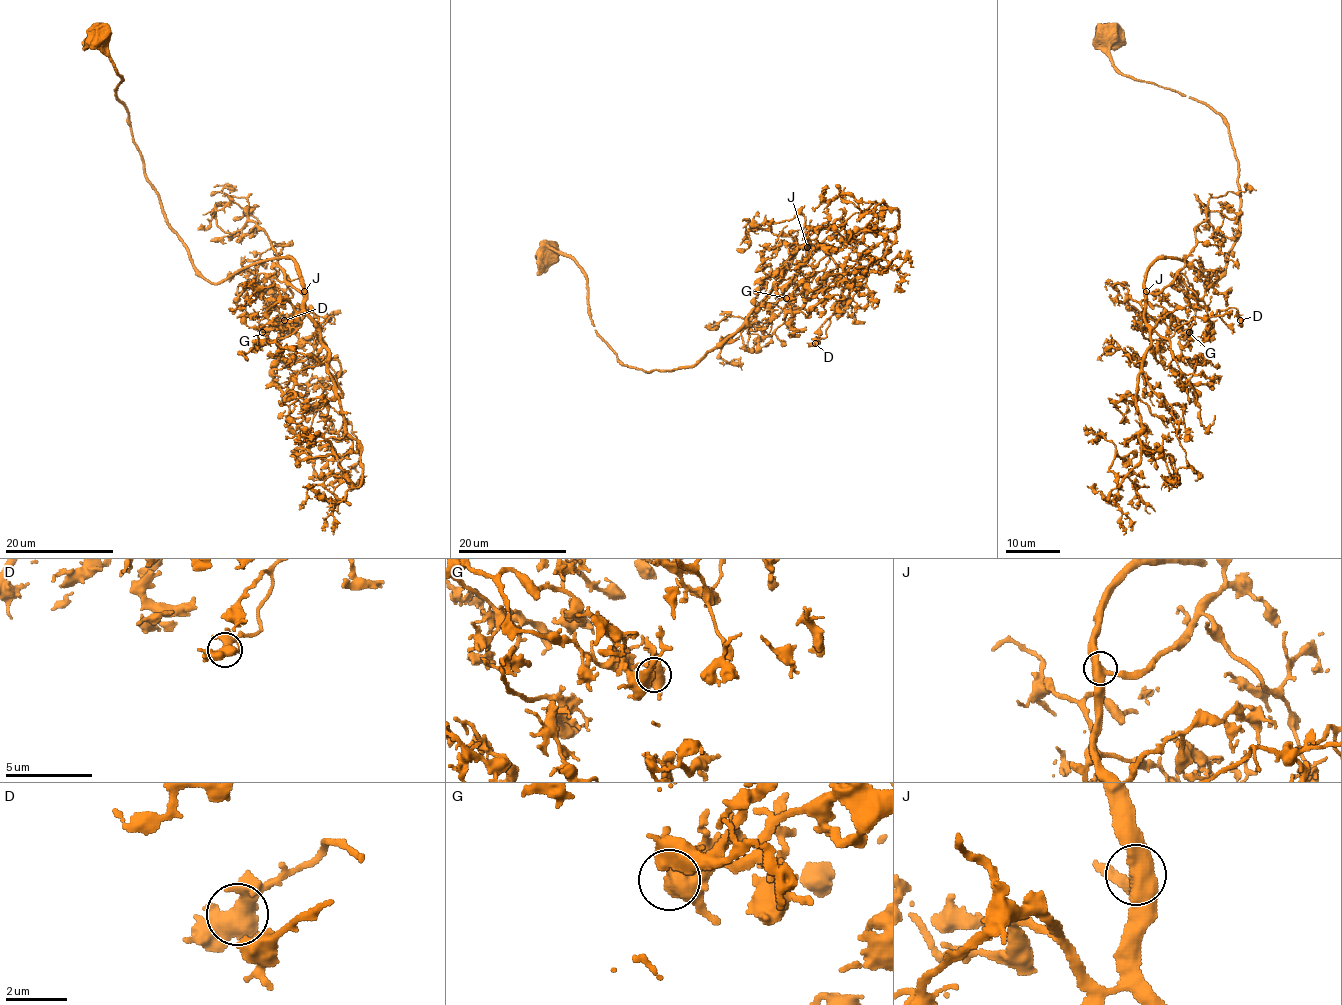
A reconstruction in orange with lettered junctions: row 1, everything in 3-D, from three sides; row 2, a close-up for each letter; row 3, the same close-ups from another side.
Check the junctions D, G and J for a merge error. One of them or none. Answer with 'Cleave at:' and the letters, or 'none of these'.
Cleave at: none of these

